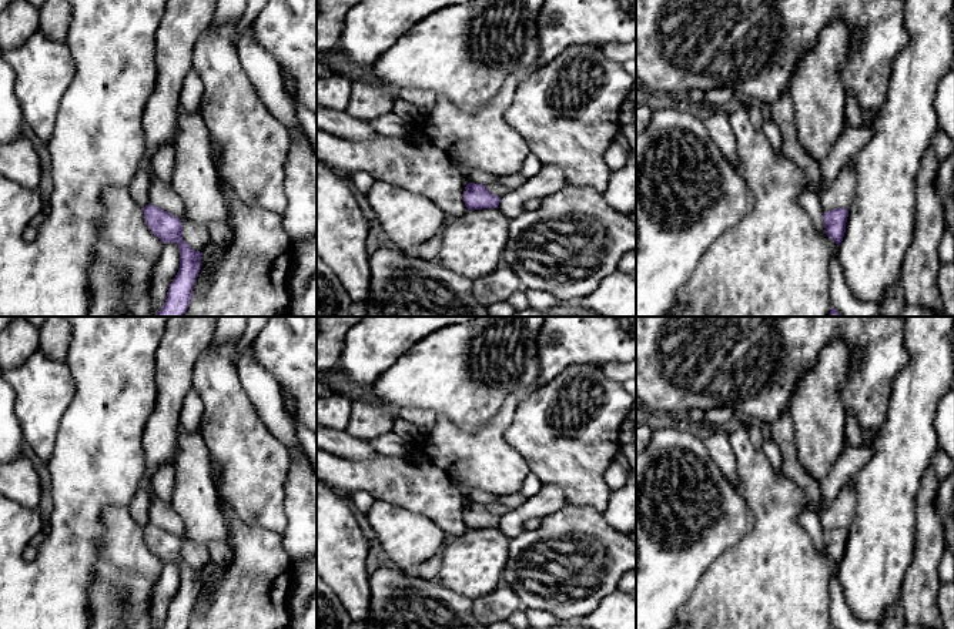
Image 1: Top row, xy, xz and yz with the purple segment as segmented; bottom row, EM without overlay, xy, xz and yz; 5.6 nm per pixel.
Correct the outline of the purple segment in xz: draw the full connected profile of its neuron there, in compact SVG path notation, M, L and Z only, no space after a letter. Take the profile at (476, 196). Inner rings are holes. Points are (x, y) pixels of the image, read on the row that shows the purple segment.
M469 183L463 191L463 201L468 210L498 208L501 197L492 194L483 184Z

